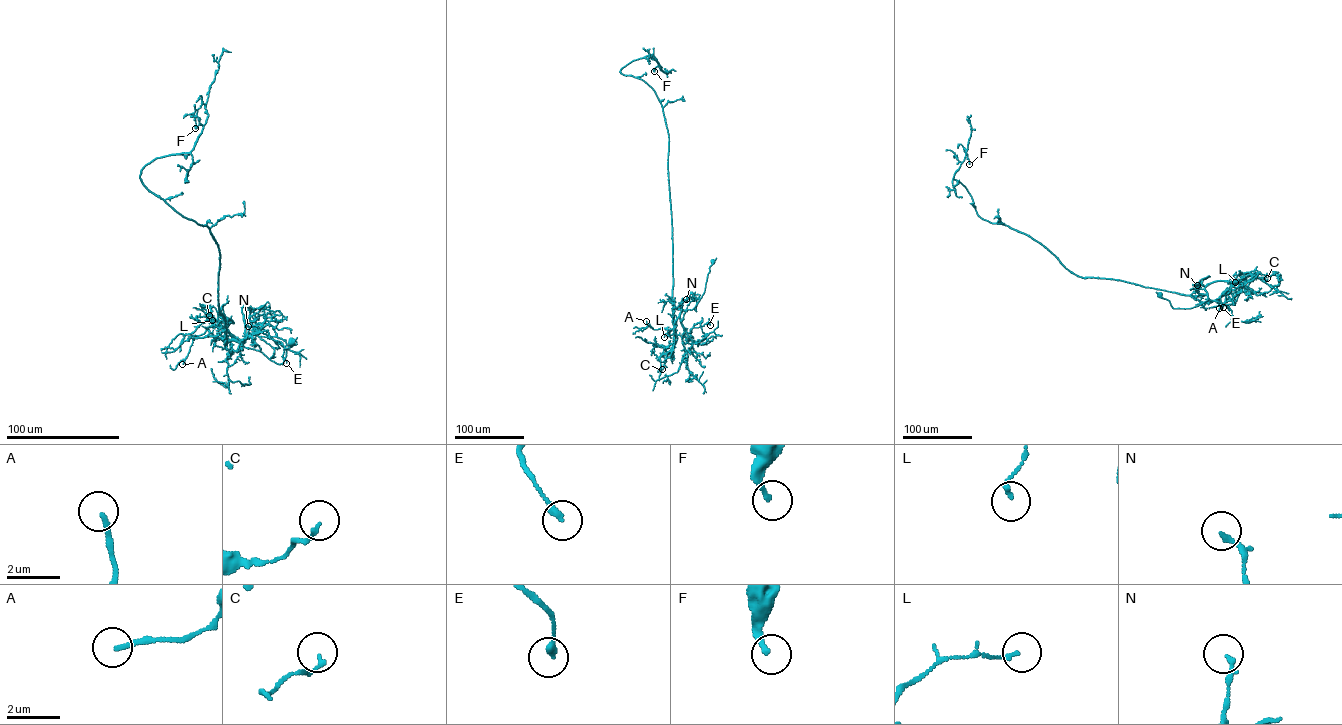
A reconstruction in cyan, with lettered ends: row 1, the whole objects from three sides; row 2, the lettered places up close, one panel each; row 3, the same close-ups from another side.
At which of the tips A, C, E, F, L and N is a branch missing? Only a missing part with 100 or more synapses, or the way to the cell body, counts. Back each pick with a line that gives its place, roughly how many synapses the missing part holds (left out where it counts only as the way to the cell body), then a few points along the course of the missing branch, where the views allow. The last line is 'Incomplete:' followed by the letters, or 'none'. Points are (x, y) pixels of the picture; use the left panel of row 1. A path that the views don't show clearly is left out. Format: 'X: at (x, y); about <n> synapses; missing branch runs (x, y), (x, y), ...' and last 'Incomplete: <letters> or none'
Incomplete: none

